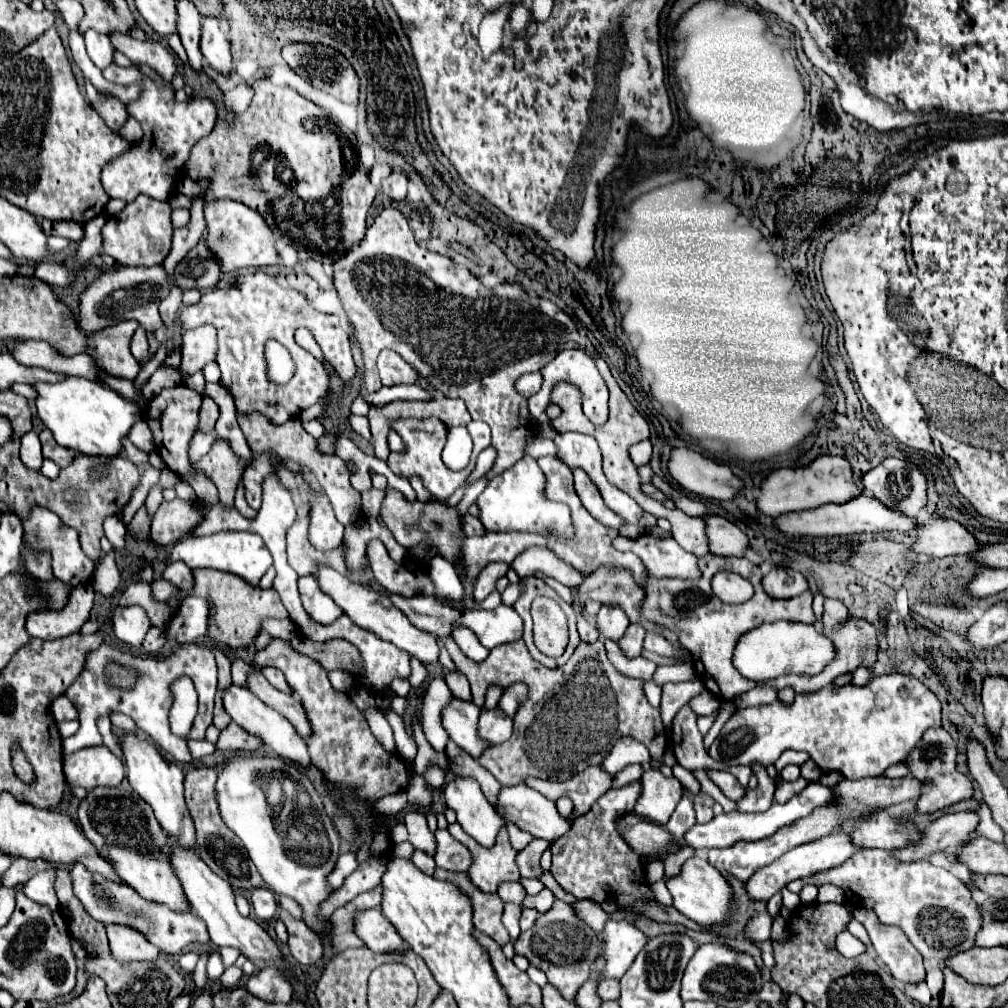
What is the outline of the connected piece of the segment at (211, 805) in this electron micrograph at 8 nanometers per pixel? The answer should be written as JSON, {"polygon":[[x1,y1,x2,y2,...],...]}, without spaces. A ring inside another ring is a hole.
{"polygon":[[188,768,184,770,184,798,196,828,196,850,200,850,200,858,208,864,212,872,216,872,220,878,228,880,234,890,250,890,264,886,264,880,260,878,256,866,246,856,244,844,234,836,234,832,222,822,218,814,218,804,214,798,214,784,216,784,216,772,212,768]]}

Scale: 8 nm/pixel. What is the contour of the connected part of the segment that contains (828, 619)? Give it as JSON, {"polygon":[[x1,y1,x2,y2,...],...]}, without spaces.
{"polygon":[[832,598,824,600,824,618,822,618,822,624,824,624,824,634,826,636,830,634,834,624,844,622,846,618,848,618,848,608,840,600,832,600]]}

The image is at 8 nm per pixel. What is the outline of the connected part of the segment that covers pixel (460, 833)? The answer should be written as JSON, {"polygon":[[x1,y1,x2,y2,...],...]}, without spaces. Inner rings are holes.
{"polygon":[[456,822,450,824,448,830,456,840,470,848,474,864,468,874,472,884,478,886,482,892,496,892,502,882,520,880,520,870,516,866,518,850,512,848,506,828,500,830,500,836,496,836,496,844,492,848,476,844,476,840,472,840]]}

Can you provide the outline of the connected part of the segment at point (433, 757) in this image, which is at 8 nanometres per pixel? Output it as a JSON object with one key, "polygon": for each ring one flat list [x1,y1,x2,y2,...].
{"polygon":[[416,724,414,726,414,740,418,744,418,754,414,758,414,766,416,766,416,774,418,776,424,776,426,768,436,764,440,766,442,770,448,770,448,758,446,758,446,752,438,752,430,746,430,742,424,738,424,732,422,728]]}

